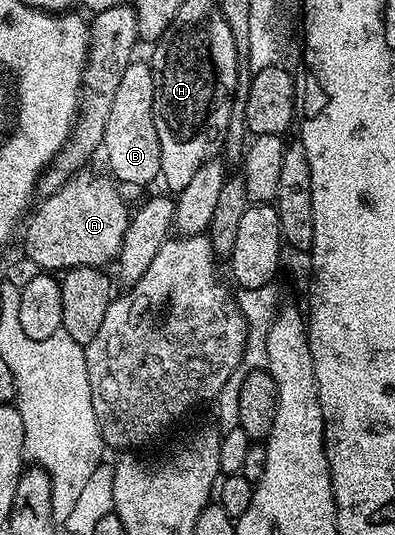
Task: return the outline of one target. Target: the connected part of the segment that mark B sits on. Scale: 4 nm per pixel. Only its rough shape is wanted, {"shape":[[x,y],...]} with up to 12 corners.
{"shape":[[132,60],[106,119],[107,172],[121,186],[160,177],[154,75]]}

